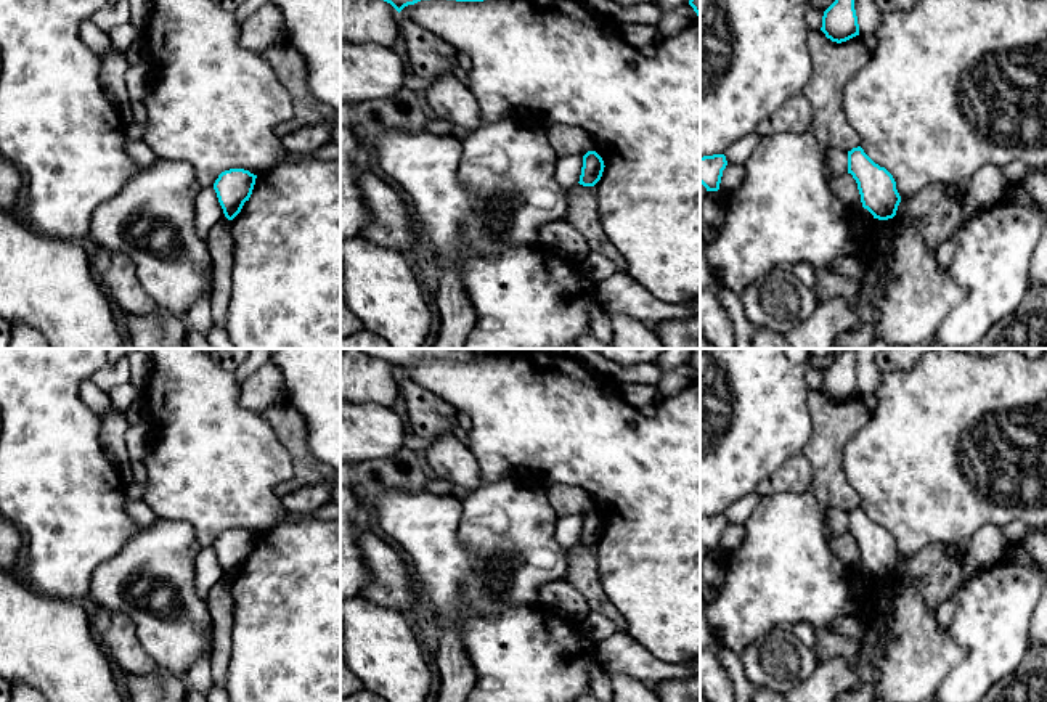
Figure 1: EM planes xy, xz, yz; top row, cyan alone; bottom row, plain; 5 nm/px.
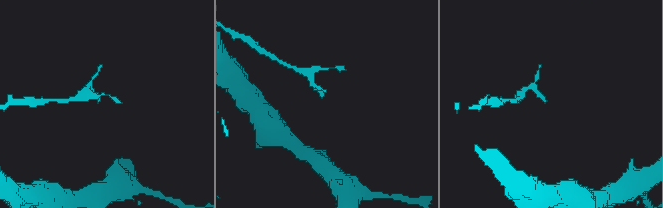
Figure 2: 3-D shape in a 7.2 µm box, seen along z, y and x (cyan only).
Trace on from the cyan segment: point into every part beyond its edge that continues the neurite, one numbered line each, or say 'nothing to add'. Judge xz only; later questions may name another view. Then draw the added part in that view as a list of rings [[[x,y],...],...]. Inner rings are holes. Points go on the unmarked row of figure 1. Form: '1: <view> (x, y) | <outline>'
nothing to add

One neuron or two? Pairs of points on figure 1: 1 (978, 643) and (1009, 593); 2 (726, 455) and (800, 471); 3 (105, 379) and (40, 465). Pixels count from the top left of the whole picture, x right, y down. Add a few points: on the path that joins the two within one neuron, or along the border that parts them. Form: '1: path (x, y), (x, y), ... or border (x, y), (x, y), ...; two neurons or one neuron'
1: path (991, 630), (996, 606); one neuron
2: border (800, 452), (773, 471), (755, 492); two neurons
3: border (105, 365), (89, 378); two neurons

